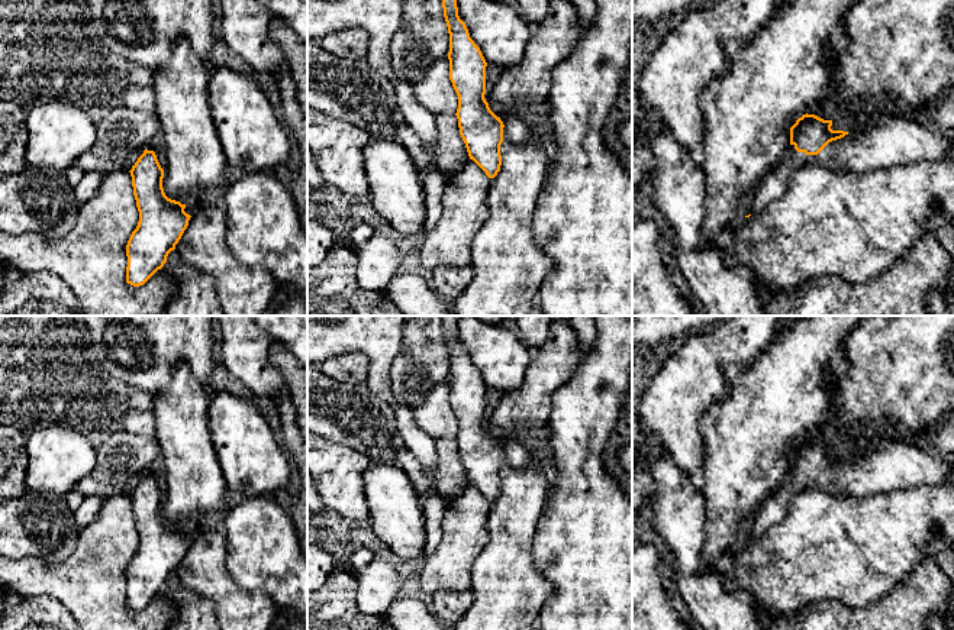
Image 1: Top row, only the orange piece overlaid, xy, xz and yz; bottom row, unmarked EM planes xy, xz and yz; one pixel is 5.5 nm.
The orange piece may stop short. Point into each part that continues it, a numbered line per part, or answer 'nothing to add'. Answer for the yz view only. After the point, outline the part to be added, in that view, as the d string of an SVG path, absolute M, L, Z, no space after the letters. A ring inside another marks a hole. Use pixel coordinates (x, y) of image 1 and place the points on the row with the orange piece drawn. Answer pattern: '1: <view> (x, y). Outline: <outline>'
1: yz (883, 141). Outline: M870 116L844 138L829 142L818 155L790 151L748 200L742 217L763 211L787 190L792 174L809 164L832 171L868 172L890 165L942 159L954 151L954 132L940 130L902 116Z

